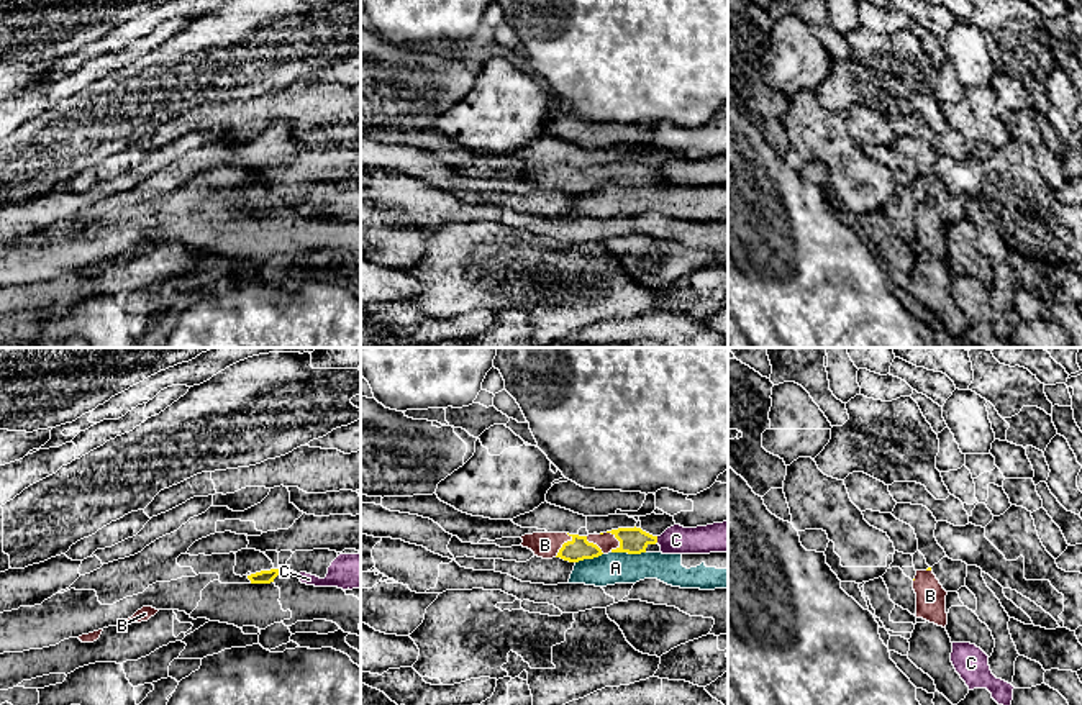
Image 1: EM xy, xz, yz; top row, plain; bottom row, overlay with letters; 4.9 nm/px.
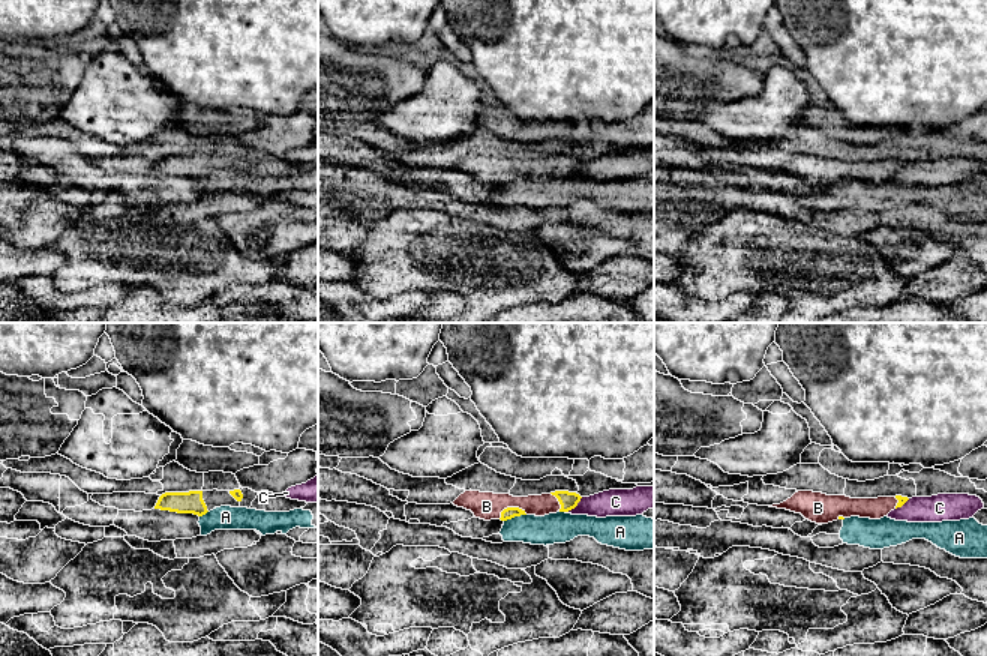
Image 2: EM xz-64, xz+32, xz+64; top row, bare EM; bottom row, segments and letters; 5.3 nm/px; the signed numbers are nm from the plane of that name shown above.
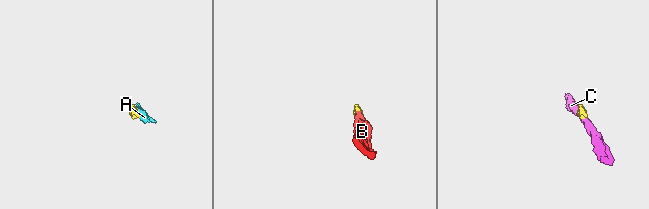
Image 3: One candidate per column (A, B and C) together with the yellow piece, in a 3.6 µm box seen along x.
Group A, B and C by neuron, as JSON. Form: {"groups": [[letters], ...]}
{"groups": [["A"], ["B"], ["C"]]}

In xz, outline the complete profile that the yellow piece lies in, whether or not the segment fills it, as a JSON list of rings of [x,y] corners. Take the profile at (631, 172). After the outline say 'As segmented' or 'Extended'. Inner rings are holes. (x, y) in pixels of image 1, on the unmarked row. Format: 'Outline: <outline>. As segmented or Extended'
Outline: [[[618,161],[600,167],[533,166],[521,169],[523,180],[543,192],[561,190],[569,195],[593,192],[608,185],[661,185],[657,169],[641,161]]]. Extended

